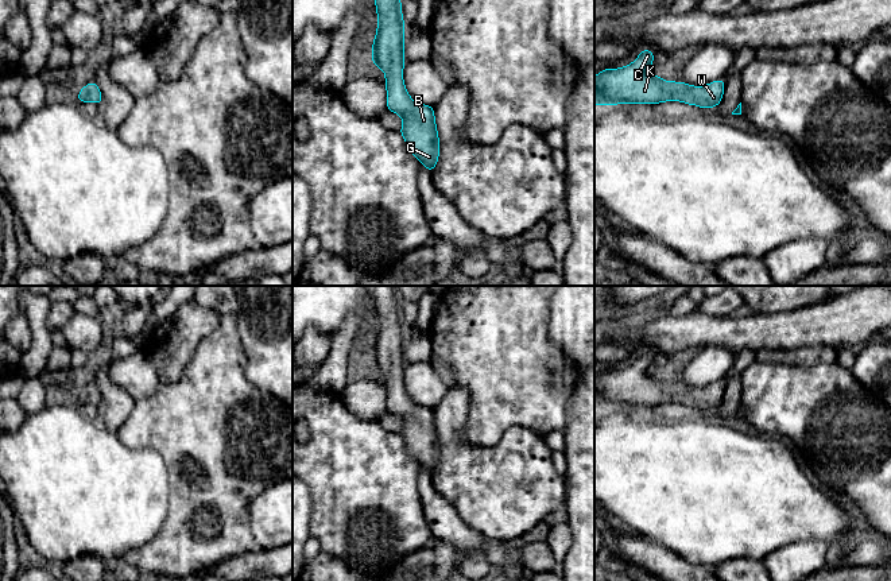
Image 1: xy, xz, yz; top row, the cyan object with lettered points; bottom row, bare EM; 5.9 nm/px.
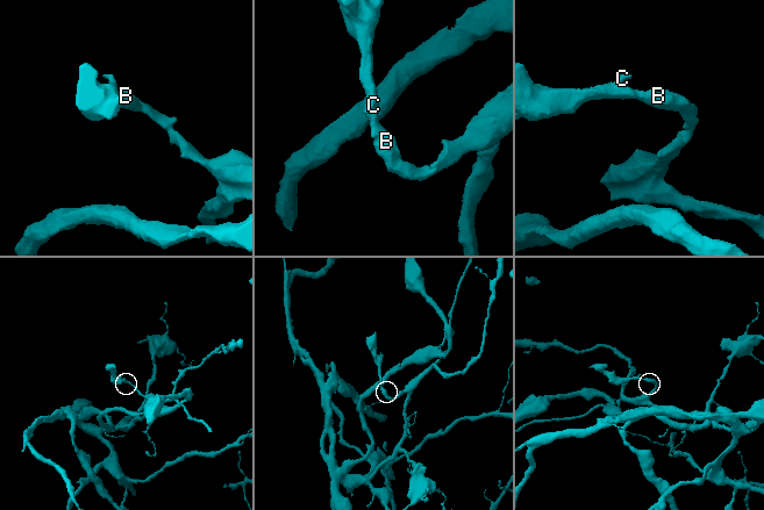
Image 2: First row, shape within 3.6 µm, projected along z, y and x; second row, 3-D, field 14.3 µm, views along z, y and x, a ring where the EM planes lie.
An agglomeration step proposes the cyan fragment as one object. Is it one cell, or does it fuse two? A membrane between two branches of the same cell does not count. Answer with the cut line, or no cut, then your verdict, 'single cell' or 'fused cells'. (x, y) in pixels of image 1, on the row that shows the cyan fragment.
no cut | single cell

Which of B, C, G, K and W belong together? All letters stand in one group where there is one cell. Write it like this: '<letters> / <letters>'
B C G K W

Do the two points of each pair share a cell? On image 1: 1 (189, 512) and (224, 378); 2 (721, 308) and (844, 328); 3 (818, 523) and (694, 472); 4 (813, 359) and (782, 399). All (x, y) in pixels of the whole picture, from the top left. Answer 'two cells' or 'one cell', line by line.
1: one cell
2: two cells
3: one cell
4: two cells

